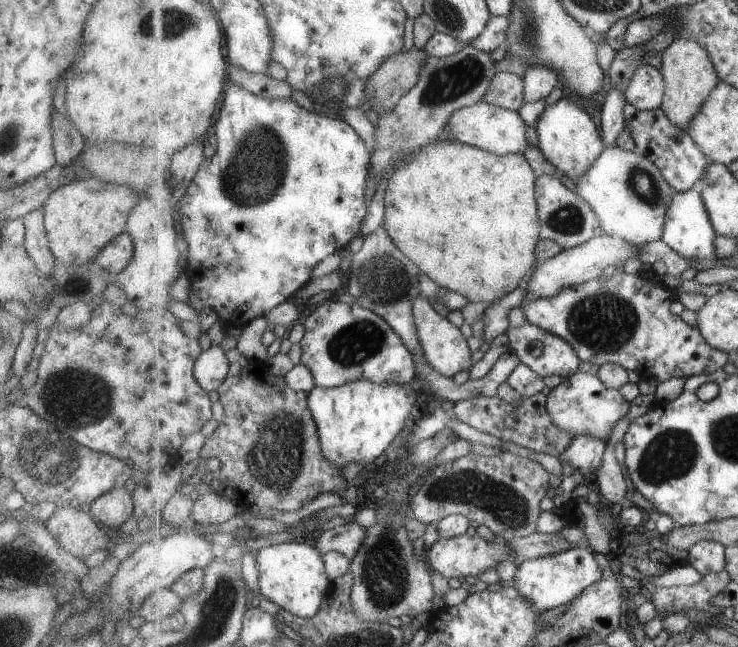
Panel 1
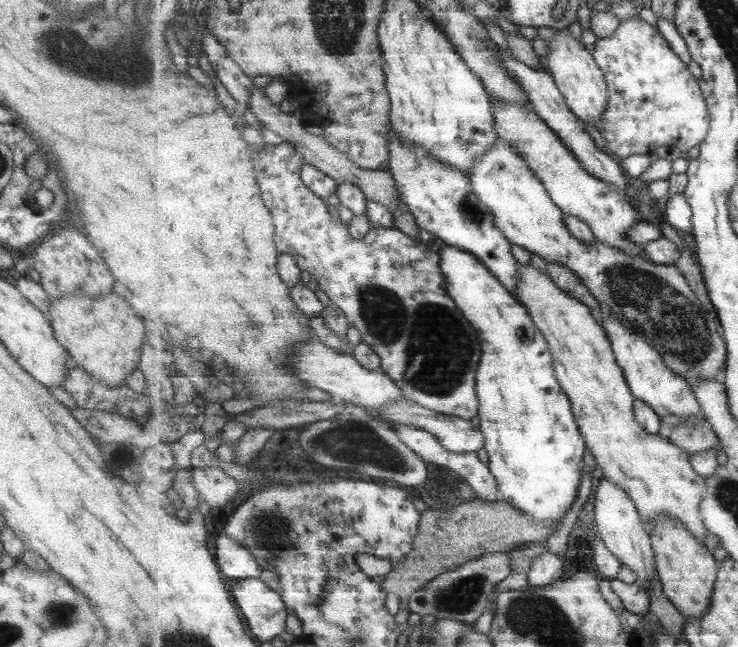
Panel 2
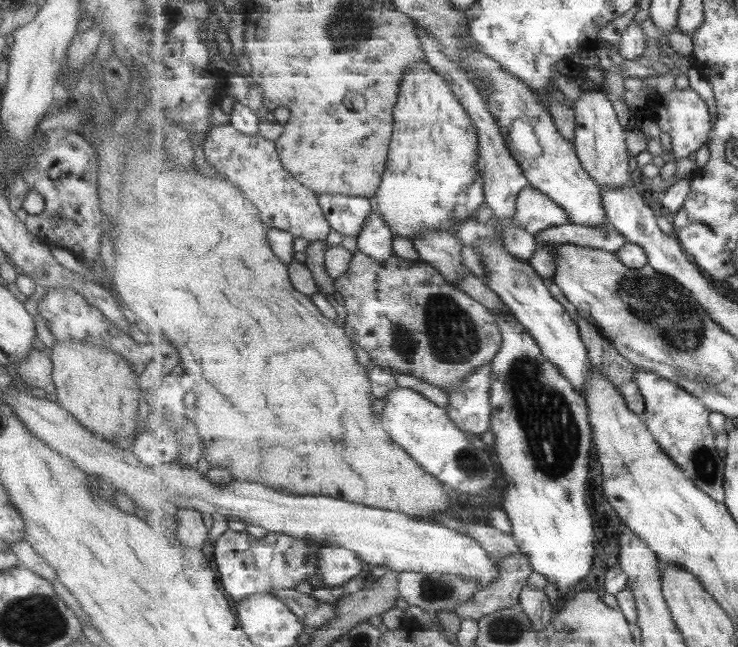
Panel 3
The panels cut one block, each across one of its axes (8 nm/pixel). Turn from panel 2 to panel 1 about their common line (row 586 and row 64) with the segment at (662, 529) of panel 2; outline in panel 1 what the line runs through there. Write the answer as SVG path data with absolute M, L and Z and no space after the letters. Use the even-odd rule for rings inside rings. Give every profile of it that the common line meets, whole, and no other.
M675 38L663 51L662 74L666 84L665 99L661 107L669 118L680 128L687 129L689 122L696 118L697 112L704 106L705 100L712 93L713 88L720 82L715 62L708 47L701 44L697 38Z

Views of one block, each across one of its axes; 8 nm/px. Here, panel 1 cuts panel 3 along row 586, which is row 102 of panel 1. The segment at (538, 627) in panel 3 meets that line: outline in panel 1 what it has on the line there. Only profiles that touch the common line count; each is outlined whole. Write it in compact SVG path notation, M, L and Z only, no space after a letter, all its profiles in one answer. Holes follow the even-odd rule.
M533 64L526 70L525 78L525 103L537 102L541 98L547 98L557 82L559 82L559 72L551 70L545 64Z

